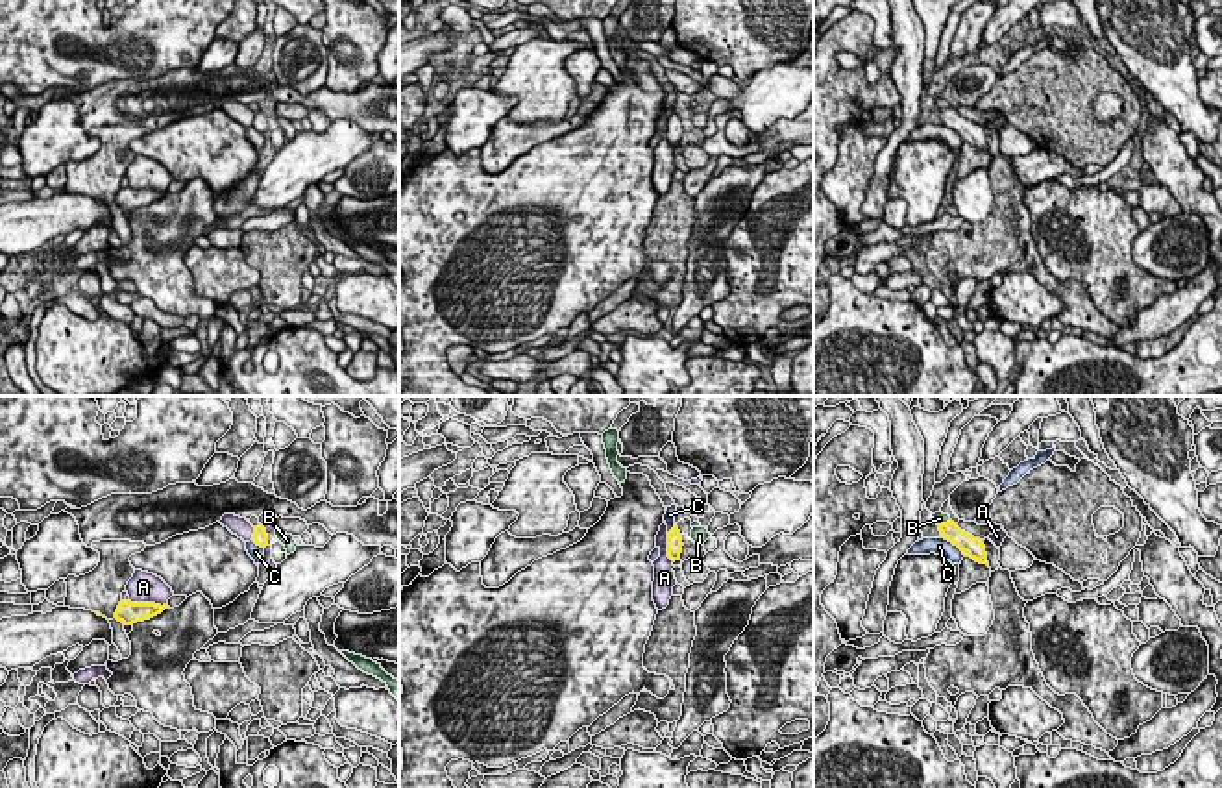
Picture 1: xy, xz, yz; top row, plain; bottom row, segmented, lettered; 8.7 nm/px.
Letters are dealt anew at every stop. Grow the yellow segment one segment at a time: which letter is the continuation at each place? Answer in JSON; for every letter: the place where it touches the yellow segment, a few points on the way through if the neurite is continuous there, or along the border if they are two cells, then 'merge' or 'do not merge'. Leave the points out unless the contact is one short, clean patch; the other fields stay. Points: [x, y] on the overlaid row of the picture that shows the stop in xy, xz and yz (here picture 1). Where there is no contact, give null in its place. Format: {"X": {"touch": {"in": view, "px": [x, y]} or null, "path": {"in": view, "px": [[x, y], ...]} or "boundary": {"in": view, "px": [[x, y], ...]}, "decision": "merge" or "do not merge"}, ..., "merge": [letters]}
{"A": {"touch": {"in": "xy", "px": [148, 603]}, "decision": "do not merge"}, "B": {"touch": {"in": "yz", "px": [947, 522]}, "boundary": {"in": "yz", "px": [[951, 520], [940, 526]]}, "decision": "do not merge"}, "C": {"touch": {"in": "yz", "px": [954, 544]}, "boundary": {"in": "yz", "px": [[941, 537], [965, 555]]}, "decision": "do not merge"}, "merge": []}

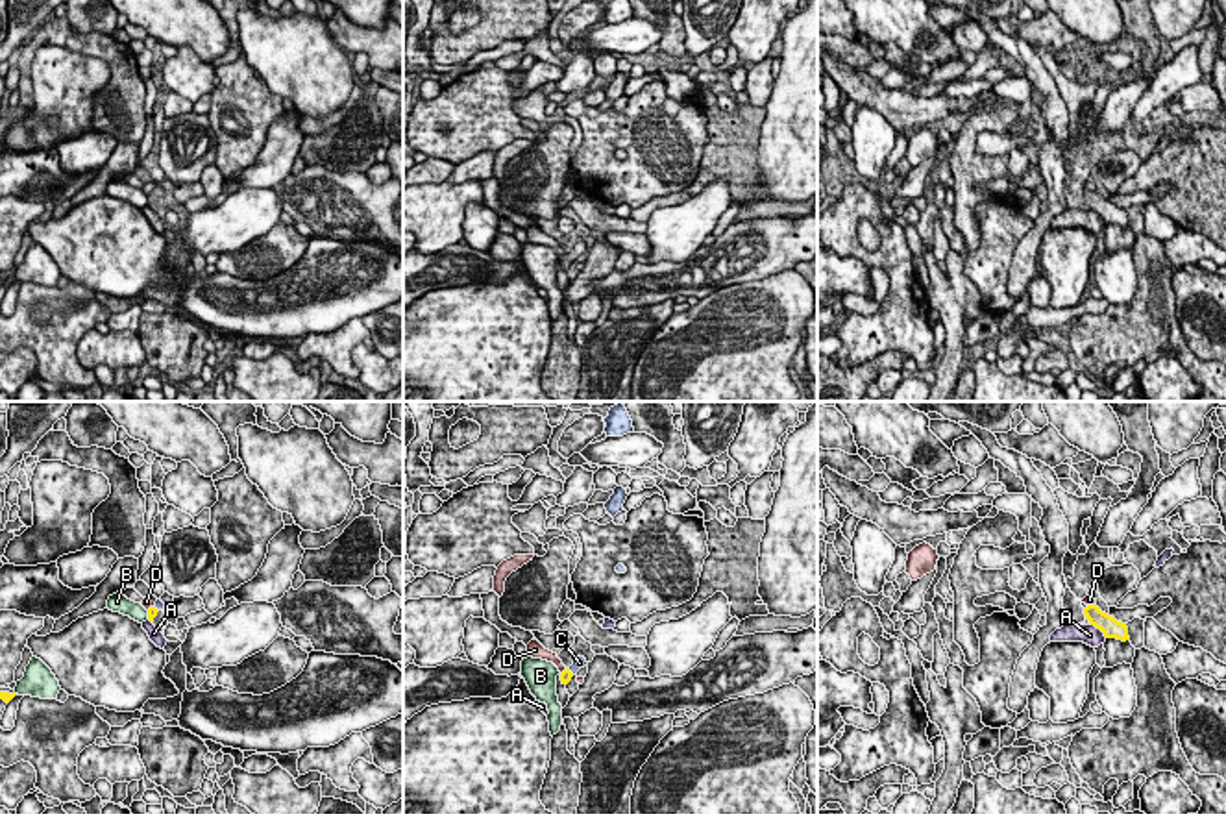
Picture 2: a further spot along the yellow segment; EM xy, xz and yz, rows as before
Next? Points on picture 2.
{"A": {"touch": {"in": "yz", "px": [1099, 628]}, "boundary": {"in": "yz", "px": [[1091, 624], [1106, 637]]}, "decision": "do not merge"}, "B": {"touch": {"in": "xy", "px": [148, 615]}, "decision": "do not merge"}, "C": {"touch": {"in": "xz", "px": [568, 670]}, "path": {"in": "xz", "px": [[566, 676], [568, 670], [579, 663]]}, "decision": "merge"}, "D": {"touch": {"in": "yz", "px": [1091, 605]}, "boundary": {"in": "yz", "px": [[1088, 604], [1095, 605]]}, "decision": "do not merge"}, "merge": ["C"]}

